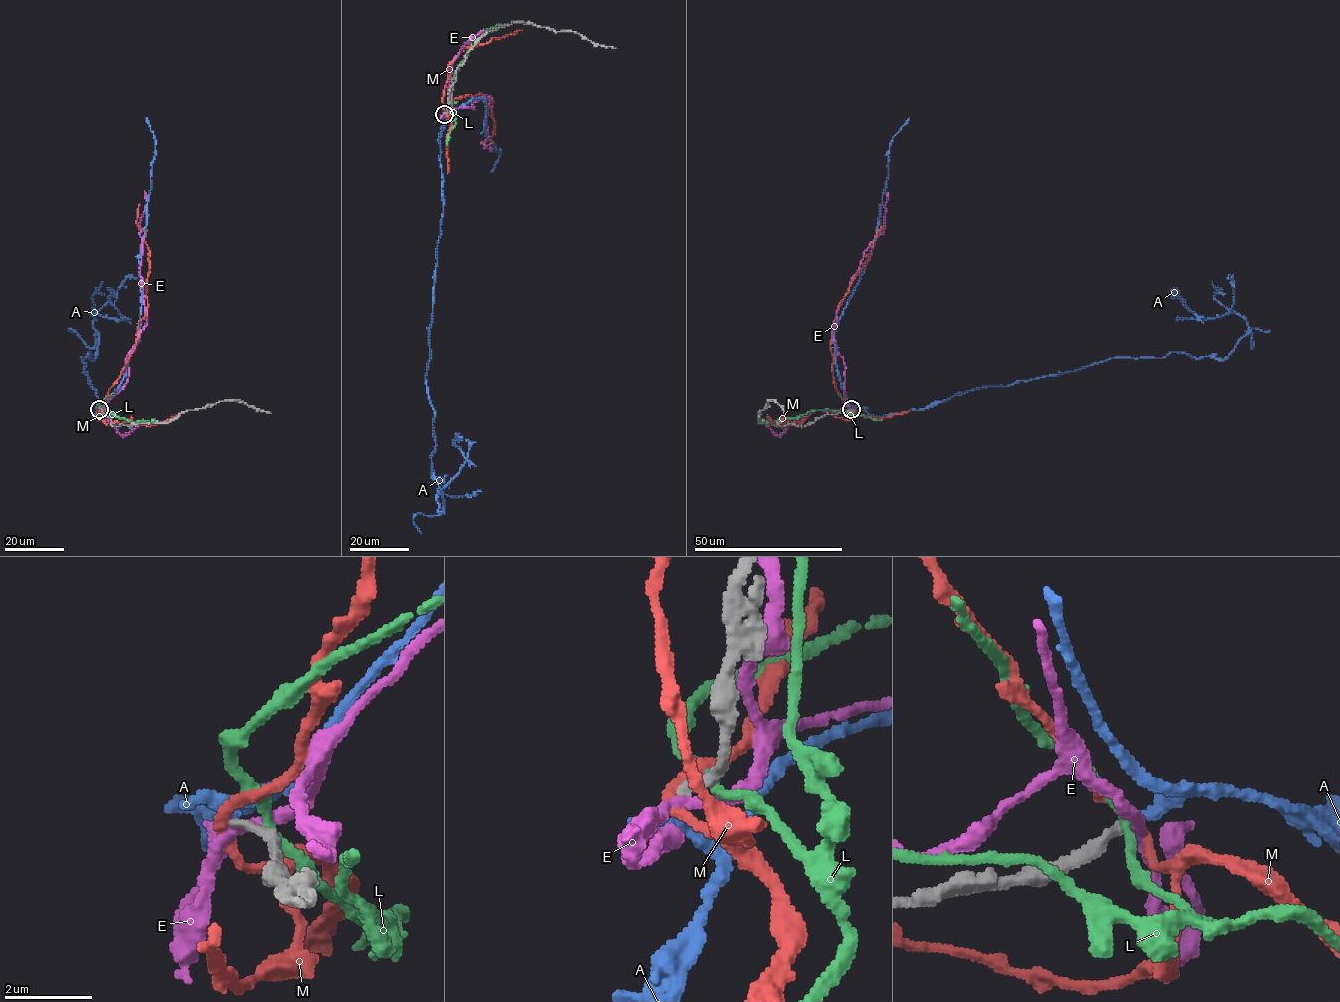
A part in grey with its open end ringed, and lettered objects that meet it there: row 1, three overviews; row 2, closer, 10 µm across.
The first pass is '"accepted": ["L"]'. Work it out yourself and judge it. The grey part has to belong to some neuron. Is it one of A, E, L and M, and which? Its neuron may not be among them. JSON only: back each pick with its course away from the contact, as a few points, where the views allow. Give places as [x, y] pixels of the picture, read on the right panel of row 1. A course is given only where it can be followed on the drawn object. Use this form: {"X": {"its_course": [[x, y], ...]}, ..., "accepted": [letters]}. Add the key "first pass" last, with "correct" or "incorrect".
{"A": {"its_course": [[851, 409], [926, 409], [1115, 357], [1223, 360], [1249, 331], [1237, 314], [1200, 319], [1173, 298]]}, "accepted": ["A"], "first pass": "incorrect"}

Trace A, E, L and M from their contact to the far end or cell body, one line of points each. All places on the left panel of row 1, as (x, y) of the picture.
A: (99, 409), (94, 416), (98, 400), (80, 357), (96, 355), (92, 313), (121, 317), (112, 292), (109, 298)
E: (100, 409), (127, 381), (126, 357), (146, 322), (139, 268), (142, 239), (139, 220), (147, 203), (145, 191)
L: (101, 409), (120, 418), (156, 421)
M: (99, 408), (136, 345), (138, 323), (147, 308), (148, 247), (145, 231), (137, 224), (139, 204)

